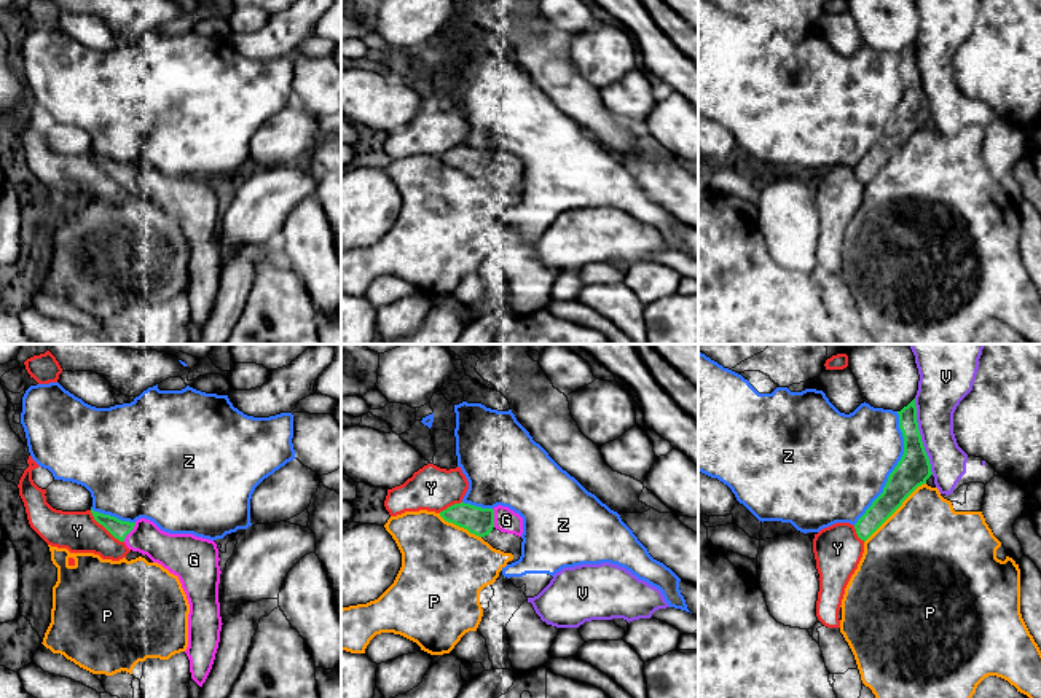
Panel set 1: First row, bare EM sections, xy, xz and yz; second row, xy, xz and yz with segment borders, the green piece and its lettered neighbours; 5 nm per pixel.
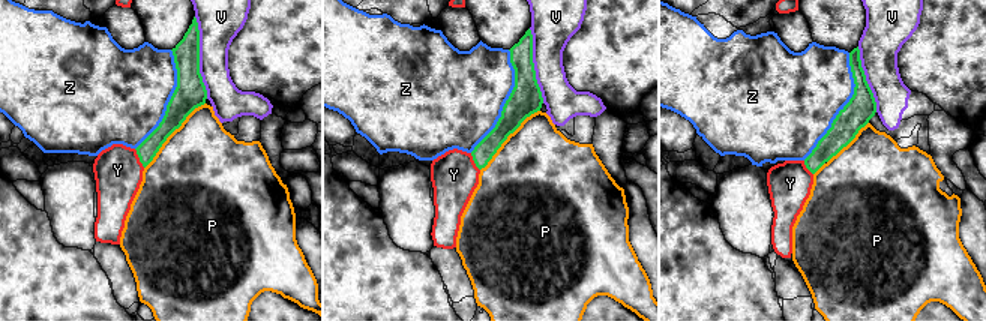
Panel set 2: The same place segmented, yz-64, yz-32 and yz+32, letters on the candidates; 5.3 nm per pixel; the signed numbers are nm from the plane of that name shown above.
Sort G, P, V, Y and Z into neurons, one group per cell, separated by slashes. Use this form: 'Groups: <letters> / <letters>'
Groups: G / P / V / Y / Z

